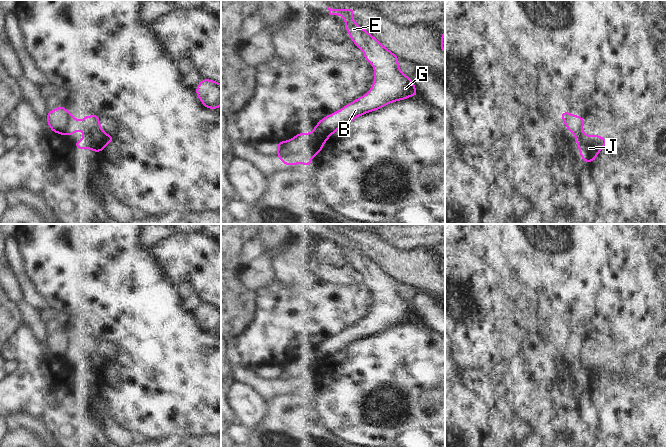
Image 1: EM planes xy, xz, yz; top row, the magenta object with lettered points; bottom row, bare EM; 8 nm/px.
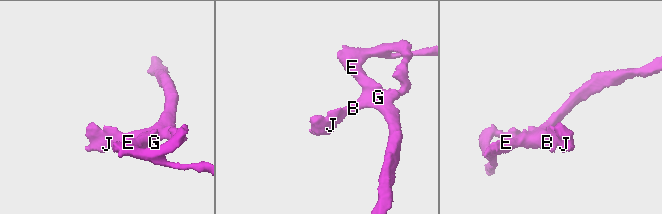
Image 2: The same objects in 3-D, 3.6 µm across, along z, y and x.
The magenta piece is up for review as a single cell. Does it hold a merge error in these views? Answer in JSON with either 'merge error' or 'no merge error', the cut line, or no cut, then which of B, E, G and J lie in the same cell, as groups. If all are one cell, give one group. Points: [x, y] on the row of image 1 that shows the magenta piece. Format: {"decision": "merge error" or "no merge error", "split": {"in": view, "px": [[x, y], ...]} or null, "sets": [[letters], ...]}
{"decision": "merge error", "split": {"in": "xz", "px": [[311, 132], [323, 143]]}, "sets": [["B", "E", "G"], ["J"]]}

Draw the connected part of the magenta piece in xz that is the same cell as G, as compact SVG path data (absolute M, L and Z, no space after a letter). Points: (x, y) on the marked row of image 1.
M328 7L328 10L330 15L341 15L345 19L345 29L350 39L364 52L364 58L373 66L375 78L368 93L337 112L325 116L317 123L311 133L323 143L339 128L355 118L392 102L418 95L413 80L400 70L397 55L355 23L354 8L331 9Z

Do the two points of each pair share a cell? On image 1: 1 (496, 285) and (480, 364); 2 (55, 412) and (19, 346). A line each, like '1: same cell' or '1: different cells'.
1: same cell
2: same cell

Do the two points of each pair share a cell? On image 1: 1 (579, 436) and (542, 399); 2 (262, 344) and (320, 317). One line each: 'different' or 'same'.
1: same
2: same

